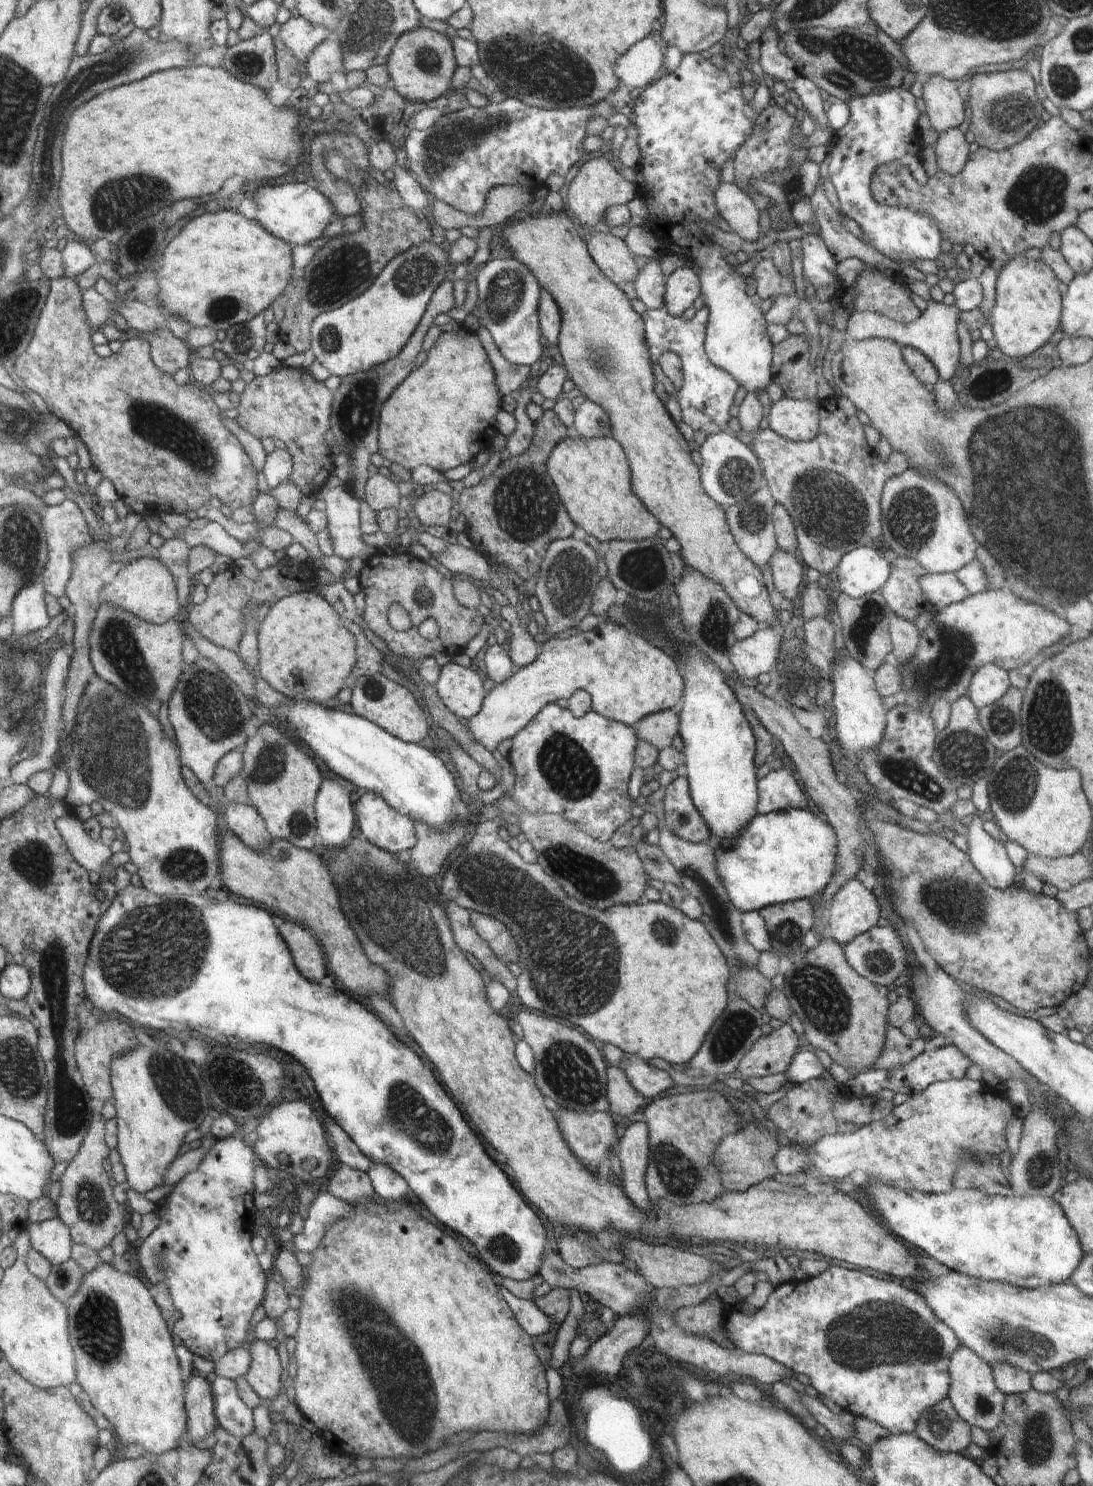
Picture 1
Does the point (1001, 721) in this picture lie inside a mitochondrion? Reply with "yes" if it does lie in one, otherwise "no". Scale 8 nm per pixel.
yes

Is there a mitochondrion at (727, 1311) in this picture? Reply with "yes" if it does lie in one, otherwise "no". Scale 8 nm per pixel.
no

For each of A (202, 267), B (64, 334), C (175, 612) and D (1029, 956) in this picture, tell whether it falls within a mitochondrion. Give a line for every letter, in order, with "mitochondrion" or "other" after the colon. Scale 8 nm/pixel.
A: other
B: other
C: other
D: other

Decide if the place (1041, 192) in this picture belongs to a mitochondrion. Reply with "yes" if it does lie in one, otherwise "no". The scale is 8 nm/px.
yes

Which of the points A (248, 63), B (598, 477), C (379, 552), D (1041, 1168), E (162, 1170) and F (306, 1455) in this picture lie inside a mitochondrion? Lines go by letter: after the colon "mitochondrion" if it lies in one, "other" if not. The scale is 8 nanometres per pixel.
A: mitochondrion
B: other
C: other
D: mitochondrion
E: other
F: other

